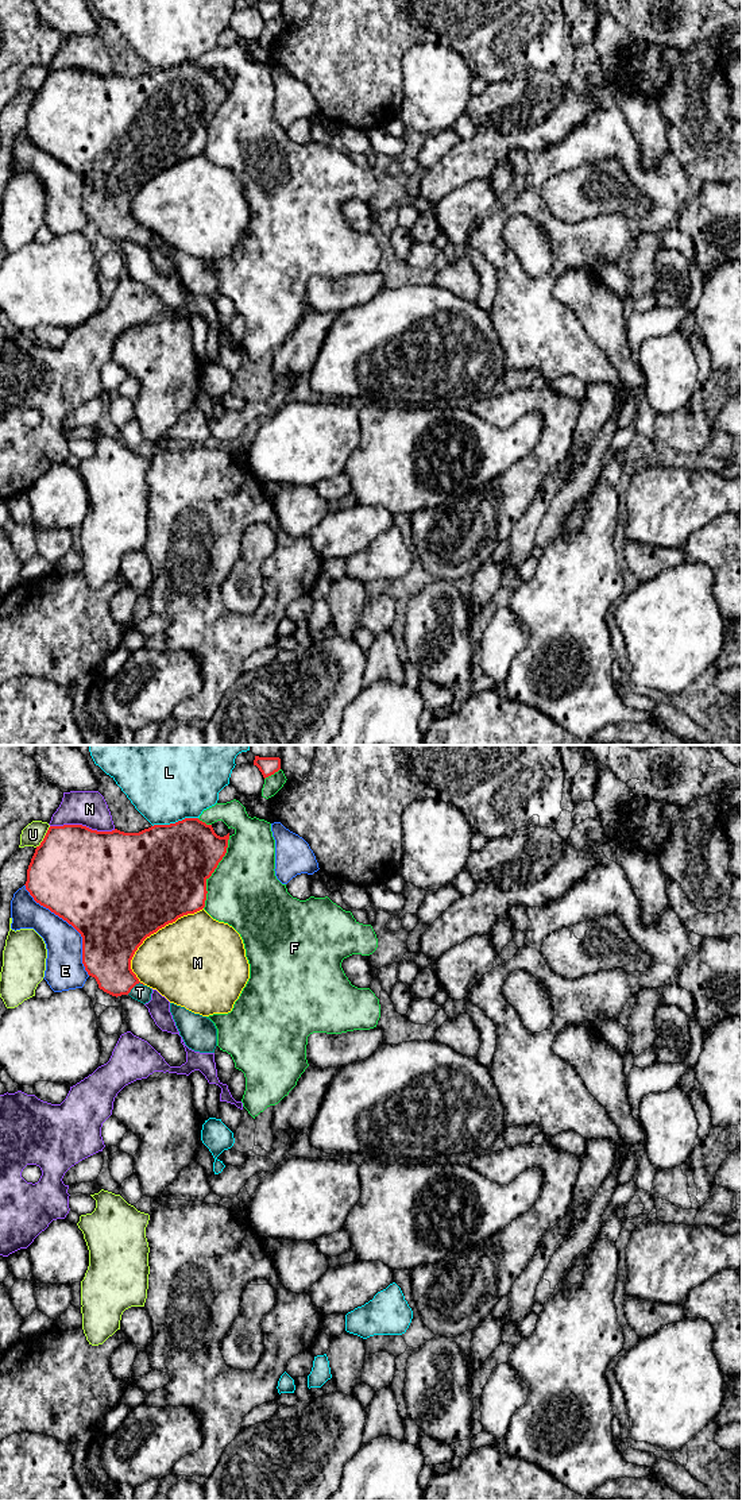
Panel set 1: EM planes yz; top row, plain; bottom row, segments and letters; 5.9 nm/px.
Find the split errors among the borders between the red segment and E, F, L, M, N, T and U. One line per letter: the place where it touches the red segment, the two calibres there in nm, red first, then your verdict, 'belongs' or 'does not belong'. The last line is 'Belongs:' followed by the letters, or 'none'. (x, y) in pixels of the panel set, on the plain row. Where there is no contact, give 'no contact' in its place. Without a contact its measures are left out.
E: yz (70, 168) | 500/220 nm | does not belong
F: yz (213, 115) | 460/420 nm | does not belong
L: yz (176, 66) | 460/400 nm | does not belong
M: yz (151, 177) | 500/460 nm | does not belong
N: yz (81, 69) | 480/220 nm | does not belong
T: yz (135, 228) | 300/100 nm | belongs
U: yz (45, 81) | 500/140 nm | does not belong
Belongs: T

